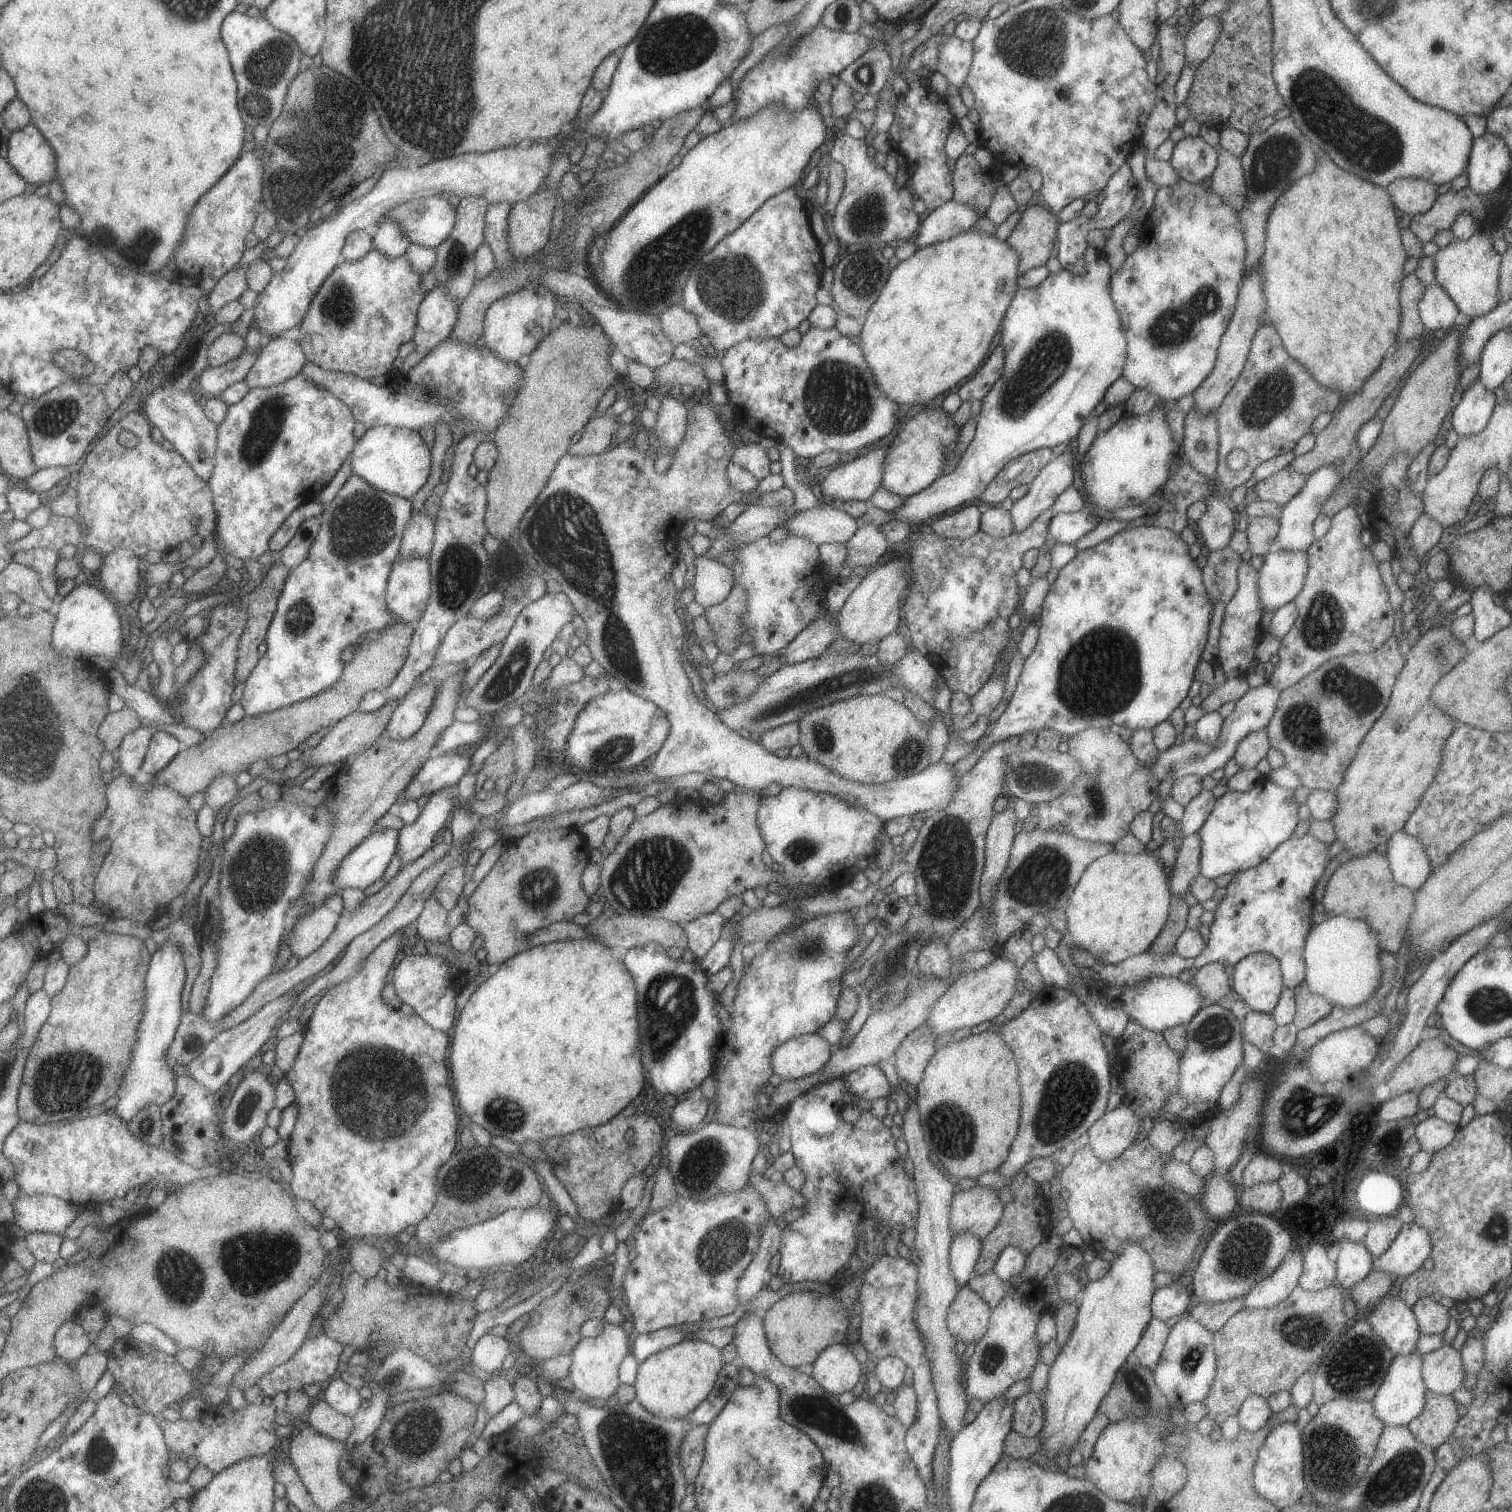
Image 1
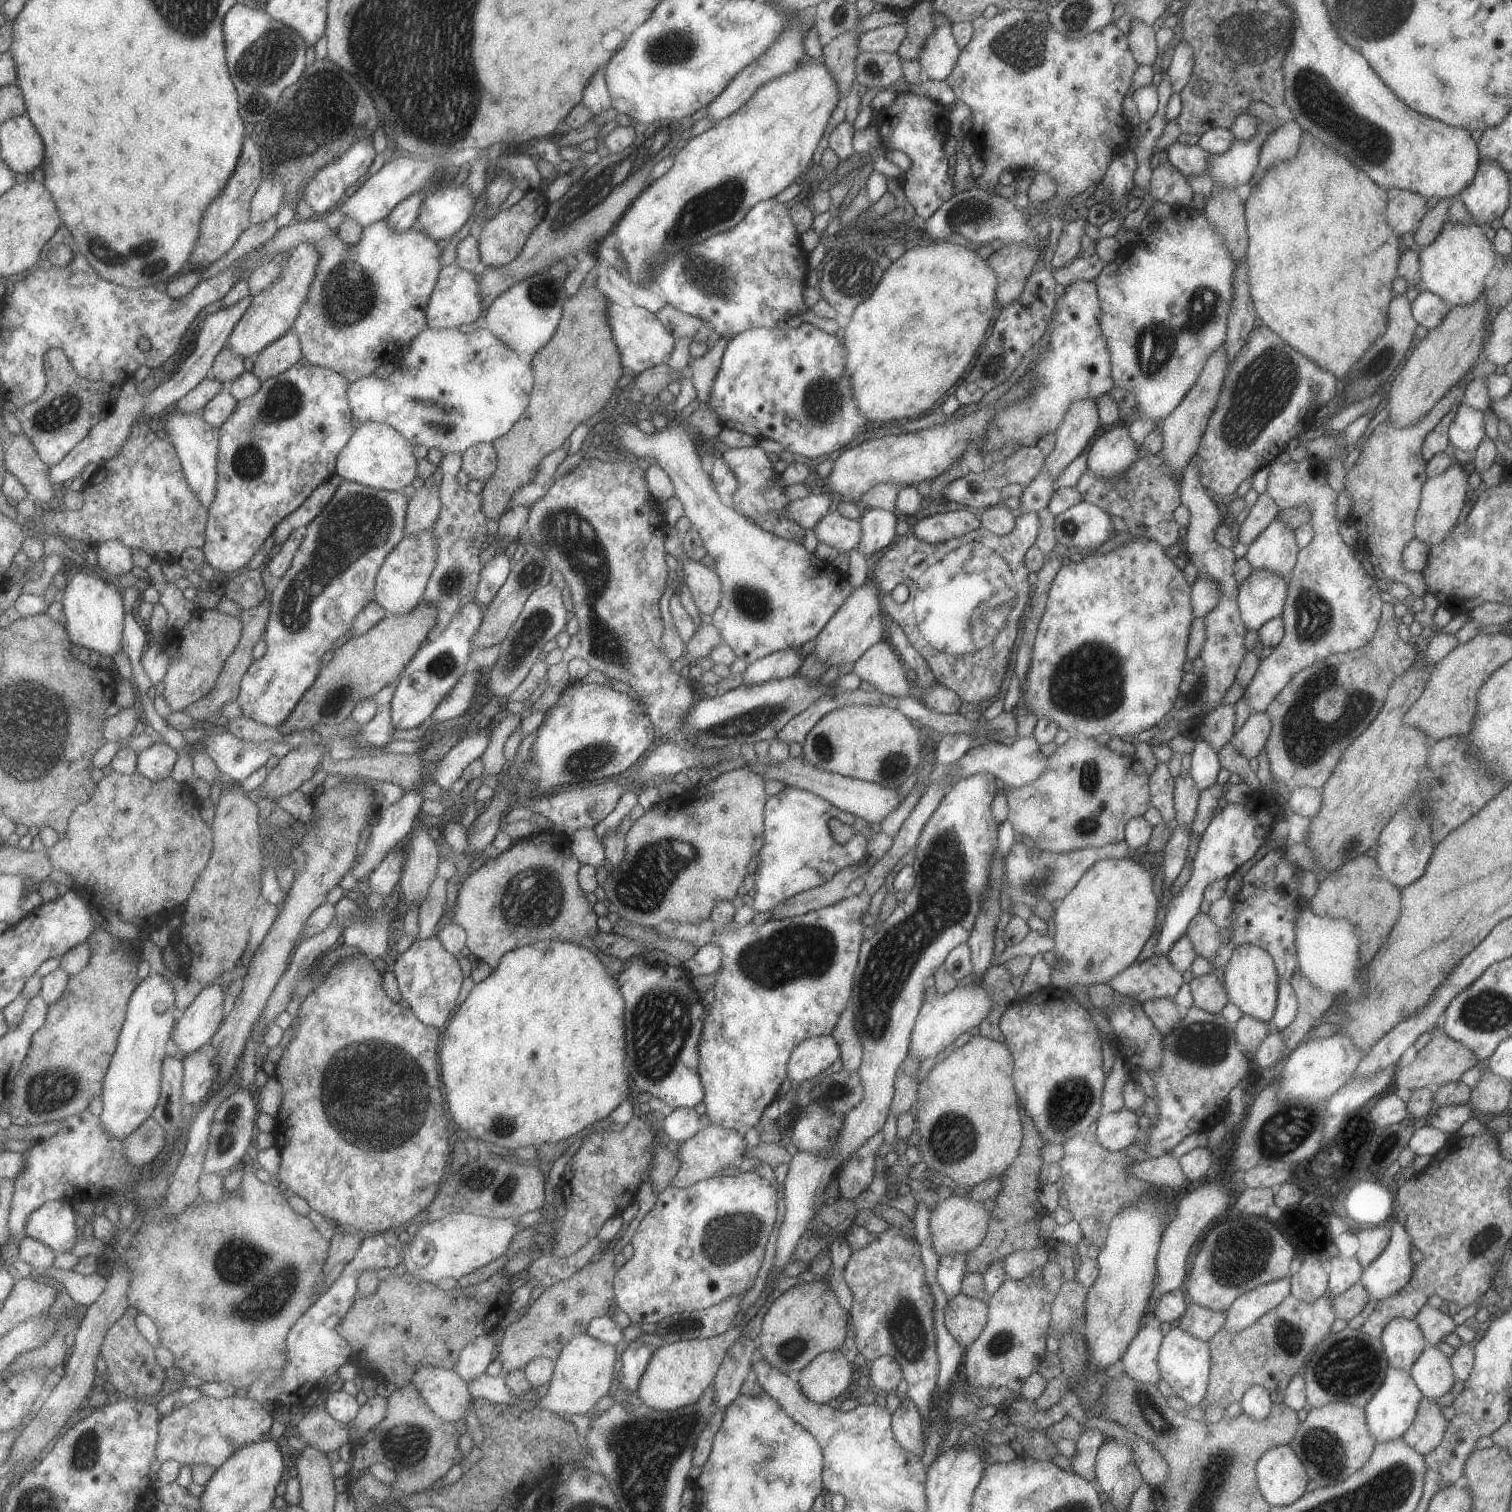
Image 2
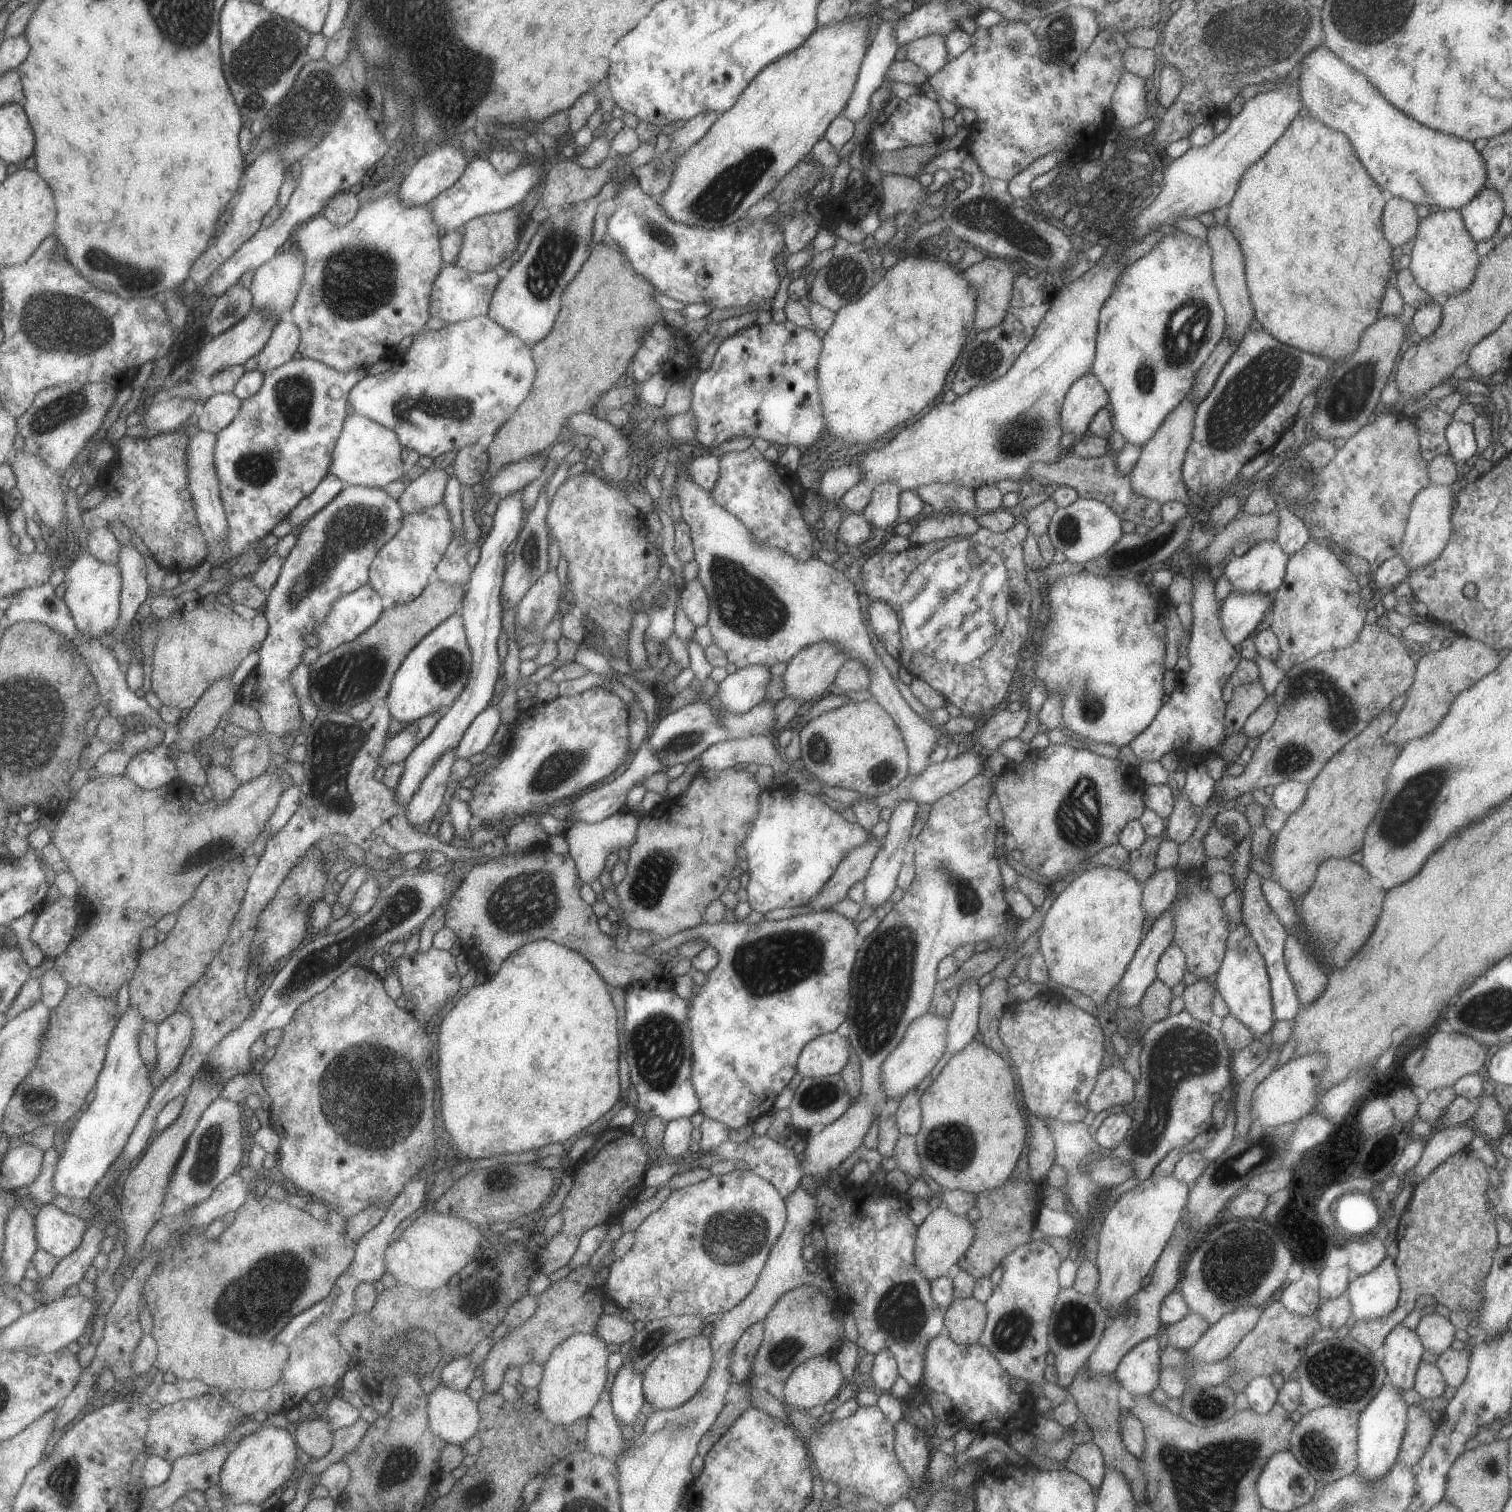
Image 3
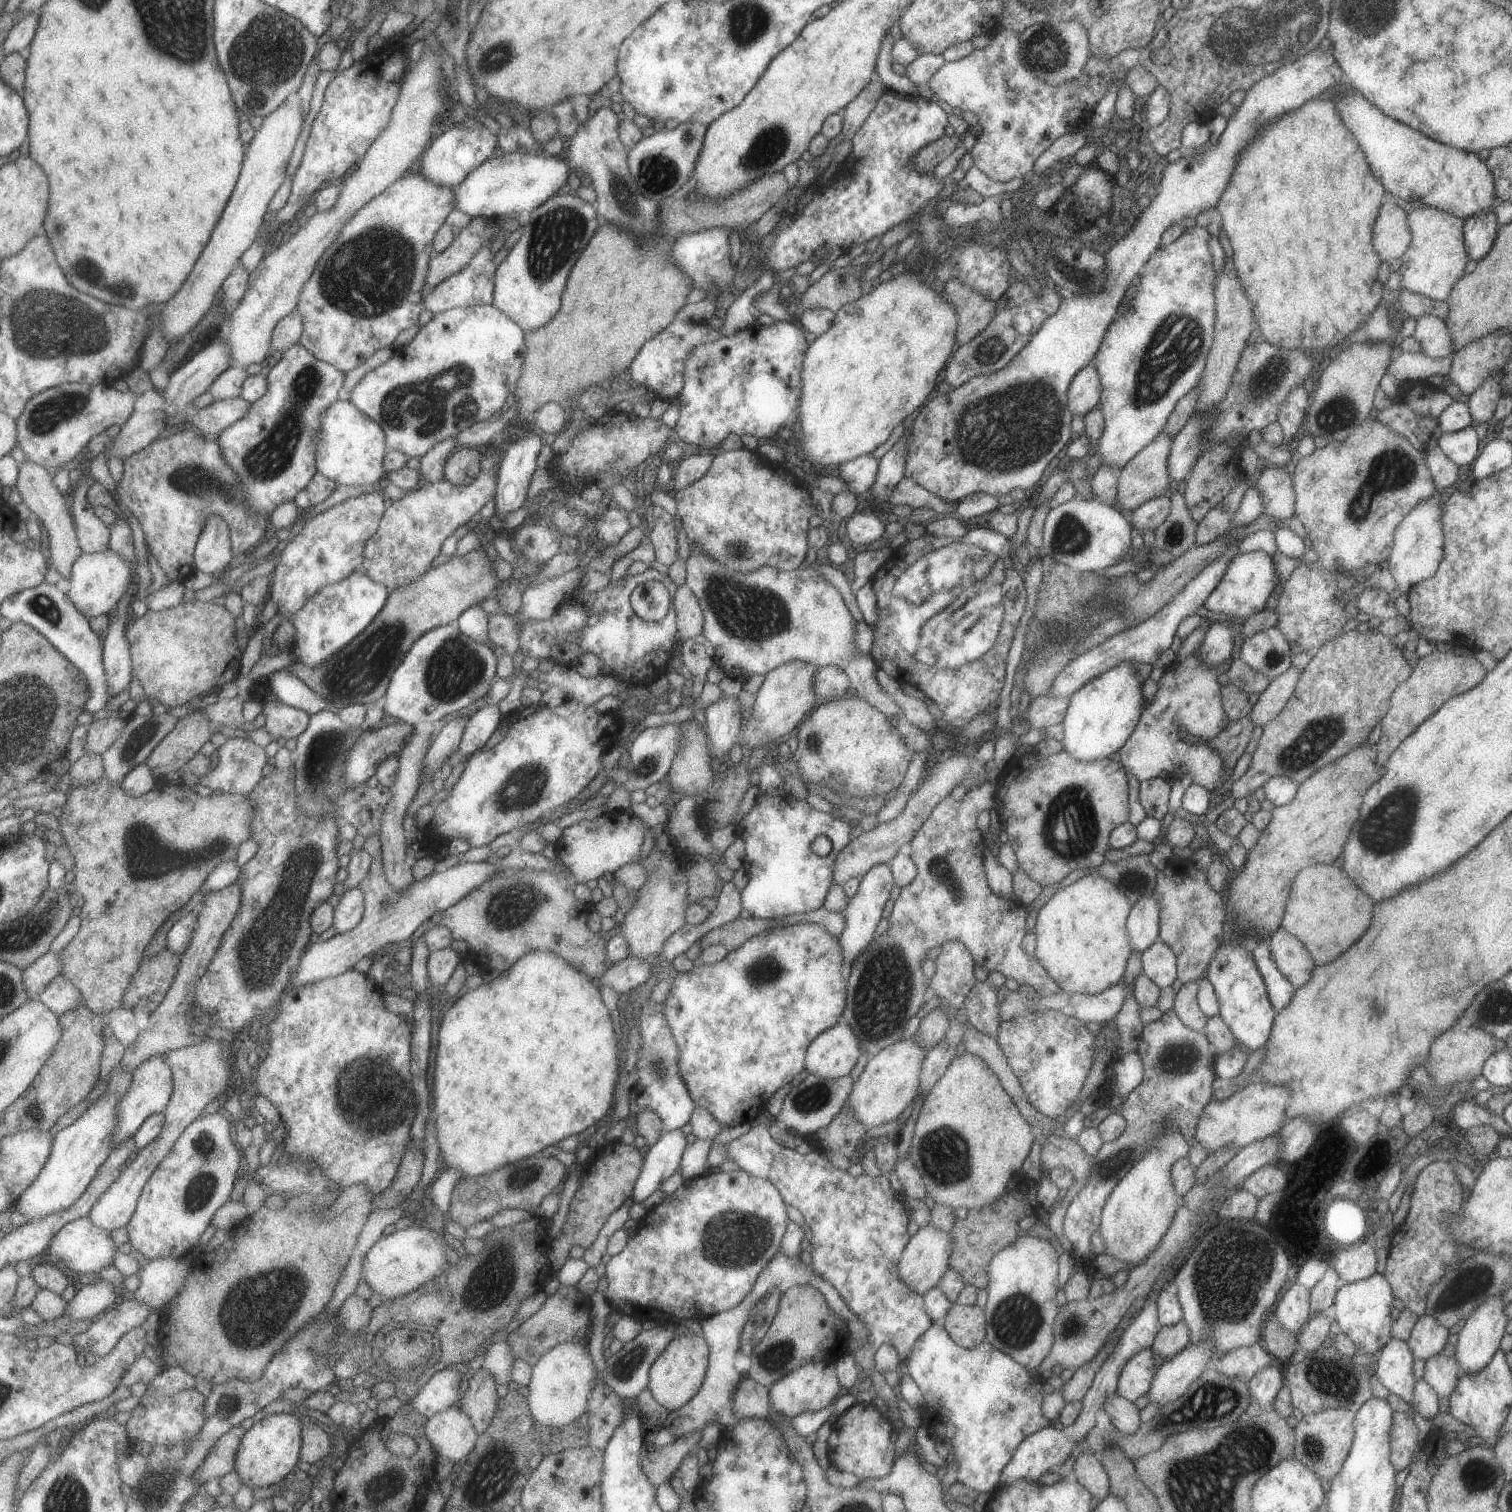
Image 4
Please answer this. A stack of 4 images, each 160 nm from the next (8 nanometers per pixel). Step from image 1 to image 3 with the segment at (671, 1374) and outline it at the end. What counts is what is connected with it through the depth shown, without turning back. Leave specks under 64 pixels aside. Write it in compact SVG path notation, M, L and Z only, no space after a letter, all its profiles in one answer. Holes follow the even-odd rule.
M696 1335L664 1347L643 1370L643 1395L656 1410L671 1409L690 1400L706 1382L713 1363L710 1338Z

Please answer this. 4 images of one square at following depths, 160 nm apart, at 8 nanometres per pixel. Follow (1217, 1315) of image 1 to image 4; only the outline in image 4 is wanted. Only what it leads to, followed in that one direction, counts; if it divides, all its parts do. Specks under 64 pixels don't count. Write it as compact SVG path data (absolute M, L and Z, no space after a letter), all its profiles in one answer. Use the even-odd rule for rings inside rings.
M1182 1319L1176 1324L1161 1327L1156 1333L1152 1350L1164 1360L1168 1360L1182 1352L1190 1344L1191 1332L1186 1321Z

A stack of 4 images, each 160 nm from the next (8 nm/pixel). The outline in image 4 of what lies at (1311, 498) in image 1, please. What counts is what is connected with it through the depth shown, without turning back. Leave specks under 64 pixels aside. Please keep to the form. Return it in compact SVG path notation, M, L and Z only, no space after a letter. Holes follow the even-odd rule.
M1266 551L1240 553L1227 564L1222 580L1208 595L1204 606L1242 622L1249 616L1264 611L1266 600L1274 591L1279 590L1280 582L1271 554Z

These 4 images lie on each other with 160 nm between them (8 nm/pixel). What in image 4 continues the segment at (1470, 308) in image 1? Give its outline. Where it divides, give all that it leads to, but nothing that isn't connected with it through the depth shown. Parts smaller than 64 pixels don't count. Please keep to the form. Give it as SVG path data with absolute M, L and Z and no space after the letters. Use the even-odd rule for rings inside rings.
M1417 204L1410 214L1407 213L1407 221L1412 240L1401 256L1400 291L1406 289L1432 300L1447 302L1452 287L1466 274L1464 268L1471 260L1465 247L1464 220L1444 210Z

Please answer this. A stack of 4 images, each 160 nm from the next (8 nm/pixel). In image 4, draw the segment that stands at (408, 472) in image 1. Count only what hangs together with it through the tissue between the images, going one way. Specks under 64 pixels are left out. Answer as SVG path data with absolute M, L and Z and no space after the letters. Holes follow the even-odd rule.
M352 399L338 401L324 415L323 429L319 440L319 472L323 472L332 480L337 480L340 485L362 486L364 484L364 486L370 486L376 482L382 484L388 482L389 470L385 460L389 455L389 450L386 429L374 417L366 414L357 404L354 404Z

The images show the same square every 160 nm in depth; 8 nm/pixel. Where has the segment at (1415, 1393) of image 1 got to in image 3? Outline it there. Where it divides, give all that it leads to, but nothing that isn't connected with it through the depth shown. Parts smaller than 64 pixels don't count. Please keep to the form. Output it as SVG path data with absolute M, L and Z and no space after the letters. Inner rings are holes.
M1387 1381L1376 1396L1359 1414L1358 1466L1363 1481L1373 1483L1381 1479L1398 1460L1401 1442L1408 1424L1408 1403L1404 1401L1400 1389Z

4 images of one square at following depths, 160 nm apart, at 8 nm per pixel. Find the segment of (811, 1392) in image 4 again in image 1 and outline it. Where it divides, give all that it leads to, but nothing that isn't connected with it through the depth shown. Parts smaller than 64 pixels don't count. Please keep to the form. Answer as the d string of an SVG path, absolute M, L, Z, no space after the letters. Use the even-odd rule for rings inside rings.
M836 1343L825 1348L813 1362L816 1382L831 1395L850 1391L864 1381L865 1368L854 1356L851 1346Z

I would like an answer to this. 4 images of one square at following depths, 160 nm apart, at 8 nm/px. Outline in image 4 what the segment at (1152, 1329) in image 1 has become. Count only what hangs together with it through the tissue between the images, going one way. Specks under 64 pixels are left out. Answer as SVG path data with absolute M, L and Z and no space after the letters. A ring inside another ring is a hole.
M1152 1348L1134 1353L1122 1369L1117 1384L1117 1394L1127 1401L1134 1401L1148 1394L1156 1374Z

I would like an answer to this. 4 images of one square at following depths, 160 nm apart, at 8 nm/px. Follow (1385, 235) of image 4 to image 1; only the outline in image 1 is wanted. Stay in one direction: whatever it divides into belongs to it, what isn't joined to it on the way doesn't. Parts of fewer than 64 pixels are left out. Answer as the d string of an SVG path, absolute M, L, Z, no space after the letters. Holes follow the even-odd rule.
M1402 177L1393 180L1385 189L1391 201L1404 213L1412 216L1428 212L1439 197L1438 186L1422 177Z

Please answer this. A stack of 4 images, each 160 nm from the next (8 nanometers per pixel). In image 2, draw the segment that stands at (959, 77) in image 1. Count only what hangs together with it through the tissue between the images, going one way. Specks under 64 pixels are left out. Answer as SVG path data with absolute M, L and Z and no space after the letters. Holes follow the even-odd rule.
M949 23L935 28L922 47L917 67L925 78L947 80L956 66L961 48L952 34L952 24Z

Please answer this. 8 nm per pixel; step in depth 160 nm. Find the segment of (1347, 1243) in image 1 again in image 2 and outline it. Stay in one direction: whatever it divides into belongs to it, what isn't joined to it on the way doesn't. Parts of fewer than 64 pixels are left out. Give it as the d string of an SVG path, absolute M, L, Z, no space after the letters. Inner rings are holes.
M1336 1254L1330 1260L1328 1294L1337 1296L1348 1290L1352 1285L1360 1282L1364 1269L1356 1254L1346 1257Z

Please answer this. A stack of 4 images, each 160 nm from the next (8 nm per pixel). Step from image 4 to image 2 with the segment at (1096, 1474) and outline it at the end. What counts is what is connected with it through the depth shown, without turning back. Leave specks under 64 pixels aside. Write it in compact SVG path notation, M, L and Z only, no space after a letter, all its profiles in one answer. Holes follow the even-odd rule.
M1085 1428L1075 1442L1075 1453L1070 1459L1073 1471L1083 1476L1088 1482L1095 1480L1095 1462L1104 1434L1097 1428Z

